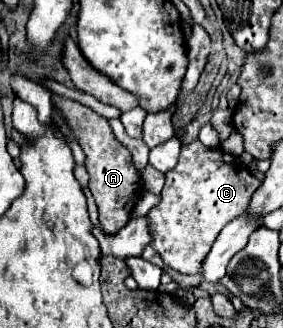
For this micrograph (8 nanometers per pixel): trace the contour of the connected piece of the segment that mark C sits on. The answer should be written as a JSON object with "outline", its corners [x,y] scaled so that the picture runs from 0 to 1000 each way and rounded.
{"outline":[[[682,430],[668,442],[640,448],[640,479],[618,515],[583,527],[583,570],[569,582],[569,619],[534,637],[527,686],[541,710],[541,741],[534,753],[576,784],[583,808],[661,838],[710,838],[717,832],[717,796],[731,771],[746,765],[746,747],[760,741],[774,704],[802,674],[816,674],[830,655],[866,649],[887,613],[887,595],[901,576],[922,564],[922,552],[880,521],[859,491],[788,454],[731,454],[710,430]]]}

